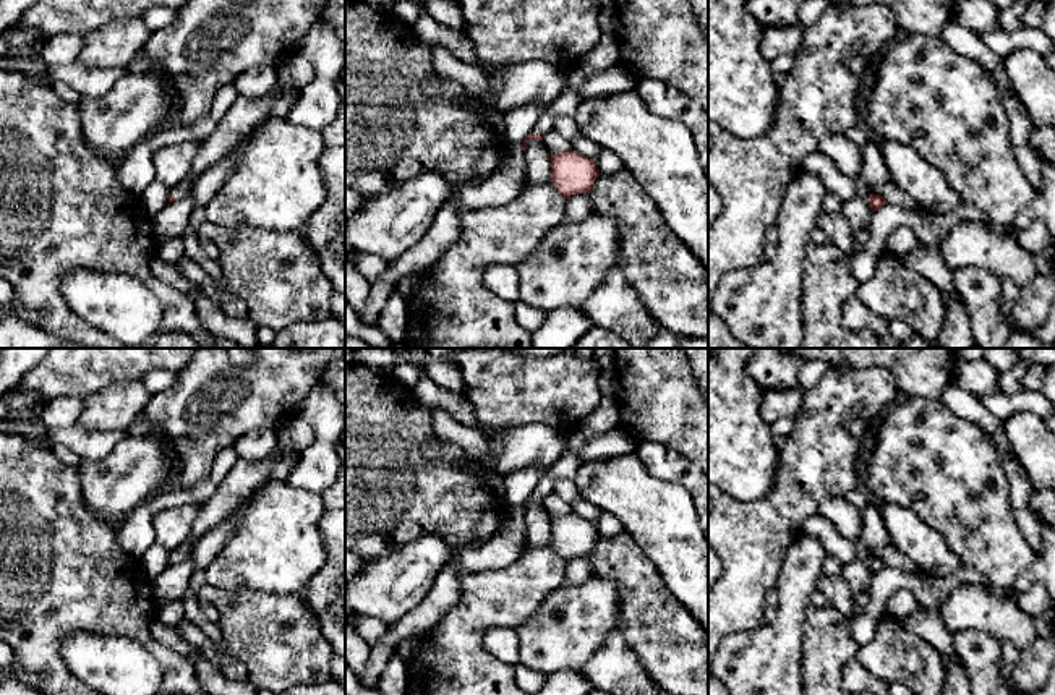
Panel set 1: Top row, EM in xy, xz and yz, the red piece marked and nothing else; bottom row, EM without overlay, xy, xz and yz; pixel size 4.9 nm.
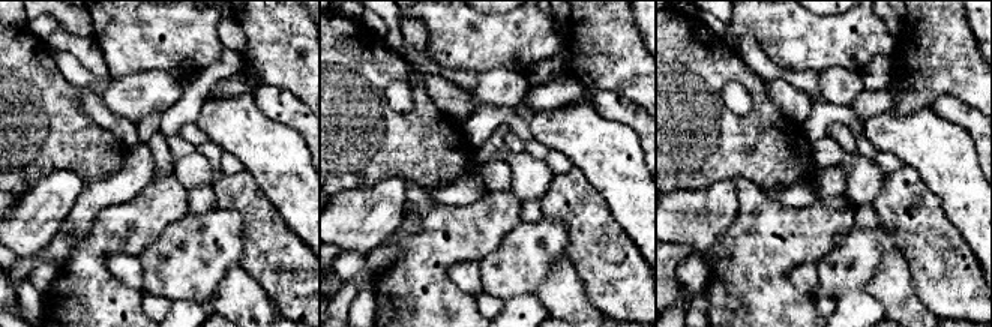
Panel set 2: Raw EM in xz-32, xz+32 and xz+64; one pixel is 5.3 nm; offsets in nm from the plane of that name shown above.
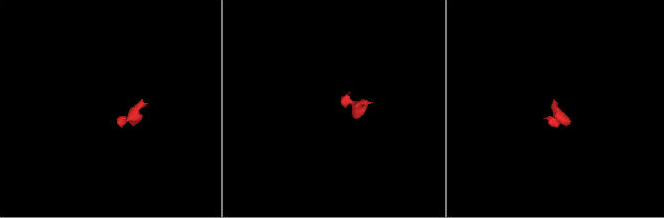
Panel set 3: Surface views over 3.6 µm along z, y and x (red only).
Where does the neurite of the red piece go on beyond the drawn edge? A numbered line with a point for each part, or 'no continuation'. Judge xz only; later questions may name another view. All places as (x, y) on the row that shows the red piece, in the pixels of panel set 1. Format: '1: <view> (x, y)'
1: xz (606, 54)

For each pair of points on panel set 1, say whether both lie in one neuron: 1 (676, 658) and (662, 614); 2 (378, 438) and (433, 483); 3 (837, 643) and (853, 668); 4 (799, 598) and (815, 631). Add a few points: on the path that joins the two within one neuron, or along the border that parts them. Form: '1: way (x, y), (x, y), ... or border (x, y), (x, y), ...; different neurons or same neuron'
1: way (671, 647), (662, 632), (662, 626); same neuron
2: way (391, 451), (420, 480); same neuron
3: border (854, 655), (846, 663), (841, 677); different neurons
4: border (809, 603), (804, 613), (802, 648); different neurons

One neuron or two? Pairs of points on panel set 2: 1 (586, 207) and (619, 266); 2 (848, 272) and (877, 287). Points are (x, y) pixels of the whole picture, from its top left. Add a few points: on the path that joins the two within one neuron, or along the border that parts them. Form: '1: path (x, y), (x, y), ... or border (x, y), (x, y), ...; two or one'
1: path (589, 222), (595, 242), (604, 251); one
2: border (889, 252), (883, 257), (877, 273), (863, 290); two

